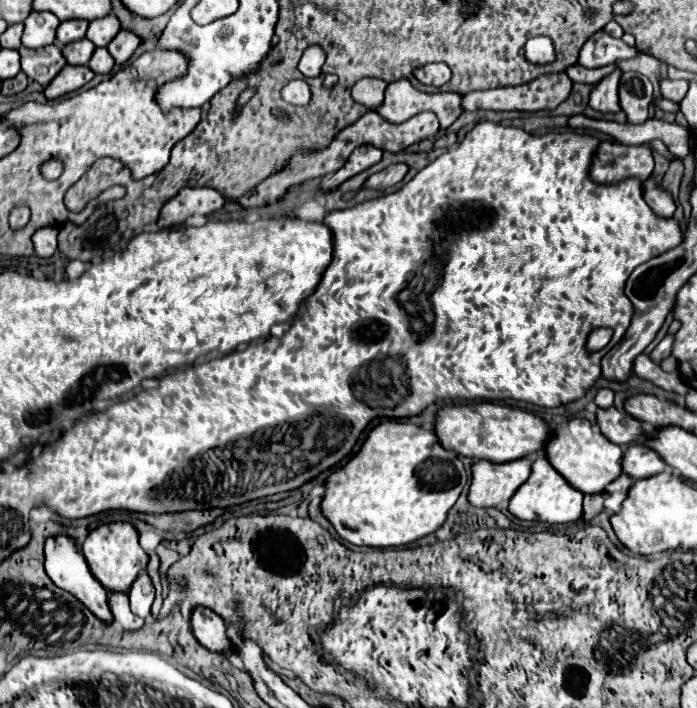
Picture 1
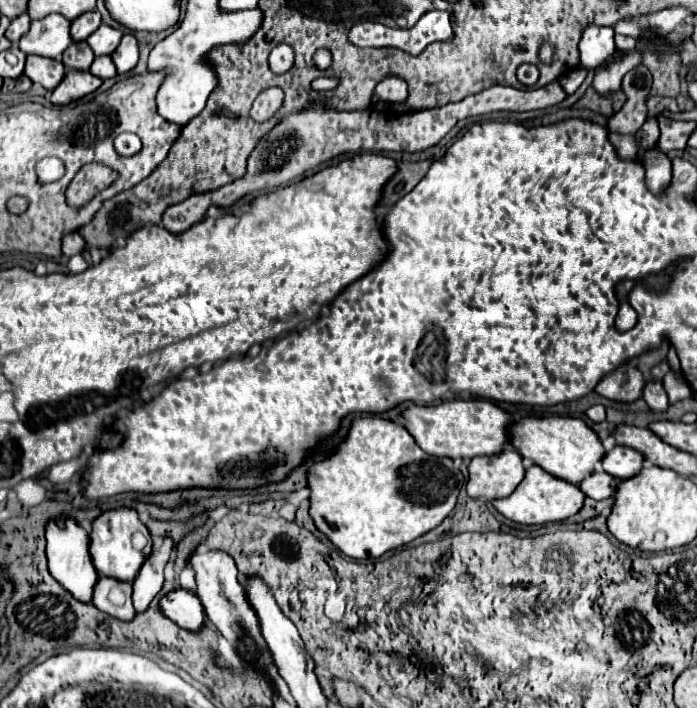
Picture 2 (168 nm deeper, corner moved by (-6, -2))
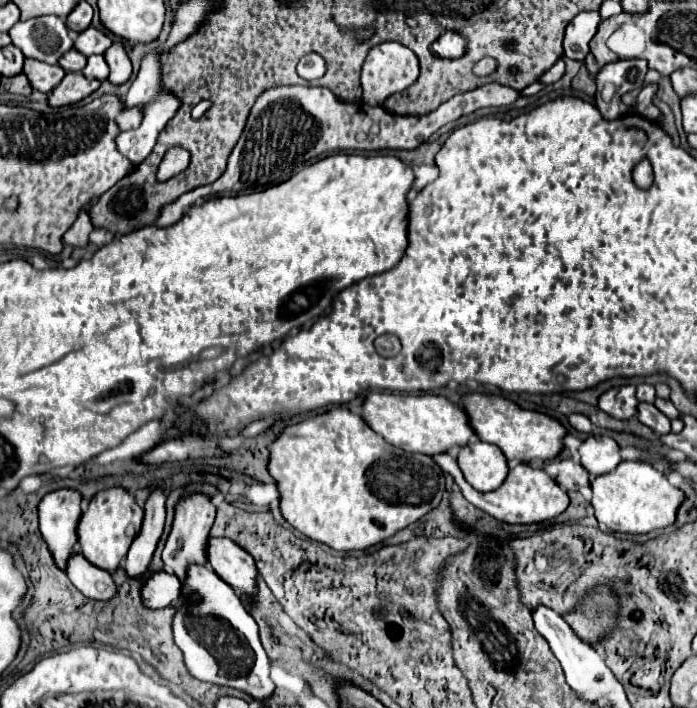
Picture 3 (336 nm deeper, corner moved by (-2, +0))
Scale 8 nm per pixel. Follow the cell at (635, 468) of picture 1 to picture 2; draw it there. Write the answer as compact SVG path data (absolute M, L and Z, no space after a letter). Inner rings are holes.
M616 446L614 450L610 450L604 456L602 466L610 476L614 476L618 480L628 480L644 468L644 460L646 458L642 458L642 454L638 454L638 450L634 450L634 448Z

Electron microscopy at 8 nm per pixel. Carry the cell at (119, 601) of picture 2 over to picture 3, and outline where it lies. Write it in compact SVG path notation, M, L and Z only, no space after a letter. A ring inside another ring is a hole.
M78 548L74 550L74 558L66 560L66 576L84 596L94 600L110 600L116 592L110 572L90 564Z

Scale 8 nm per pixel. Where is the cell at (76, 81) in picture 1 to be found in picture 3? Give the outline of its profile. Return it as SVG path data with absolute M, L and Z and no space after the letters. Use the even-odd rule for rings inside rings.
M68 72L62 82L48 94L50 106L68 106L84 100L100 88L100 82L86 78L82 72Z

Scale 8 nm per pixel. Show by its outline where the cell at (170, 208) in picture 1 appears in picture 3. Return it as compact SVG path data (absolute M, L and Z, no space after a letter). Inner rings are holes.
M484 84L466 94L456 94L438 110L424 116L400 116L384 110L382 106L374 108L366 104L366 112L356 102L338 100L328 88L310 88L310 86L274 86L262 92L252 106L252 112L246 120L242 136L234 146L226 172L208 186L200 186L182 194L176 202L170 202L162 208L158 226L172 226L184 216L184 212L198 200L206 196L216 196L220 192L242 192L242 176L246 172L246 192L266 190L272 184L280 184L304 168L310 160L322 154L336 150L414 150L420 144L448 122L458 120L464 114L472 114L484 106L508 106L520 94L502 84Z

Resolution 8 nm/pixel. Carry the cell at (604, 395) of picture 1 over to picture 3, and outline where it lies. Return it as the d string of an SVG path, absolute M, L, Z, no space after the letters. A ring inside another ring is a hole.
M570 414L568 416L568 424L574 430L578 430L578 432L584 432L584 434L590 434L592 432L592 422L586 416L582 416L582 414Z

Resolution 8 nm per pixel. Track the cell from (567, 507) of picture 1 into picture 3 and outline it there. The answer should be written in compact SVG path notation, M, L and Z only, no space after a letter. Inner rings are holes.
M448 453L438 454L434 456L434 462L442 468L446 473L449 473L455 480L455 483L460 486L462 496L474 504L476 508L484 510L486 514L494 516L496 520L508 522L508 524L534 524L534 522L542 522L546 518L554 518L558 514L562 514L566 510L566 506L570 504L568 494L544 472L544 470L532 470L526 464L518 464L516 468L512 468L506 476L506 480L502 482L500 488L496 488L494 492L478 492L474 490L466 480L460 470L457 461Z

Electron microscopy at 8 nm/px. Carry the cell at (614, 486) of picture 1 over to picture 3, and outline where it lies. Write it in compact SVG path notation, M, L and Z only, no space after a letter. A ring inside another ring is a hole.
M558 460L558 474L554 480L566 492L570 490L578 490L582 494L590 492L590 478L588 478L588 472L580 466L580 462Z

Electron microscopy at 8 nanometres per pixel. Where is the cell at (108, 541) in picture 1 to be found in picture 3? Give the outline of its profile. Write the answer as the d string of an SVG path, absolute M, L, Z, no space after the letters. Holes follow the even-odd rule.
M124 488L100 490L88 502L88 508L82 512L80 522L76 526L80 552L90 564L108 572L116 570L120 564L120 558L126 556L132 540L136 538L142 526L142 518L144 518L144 510L134 502L132 494L128 494Z

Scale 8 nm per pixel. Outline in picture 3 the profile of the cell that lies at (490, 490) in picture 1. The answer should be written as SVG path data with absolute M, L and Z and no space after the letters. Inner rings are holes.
M480 440L462 446L456 460L466 482L480 492L496 490L508 474L506 456L502 454L502 450Z

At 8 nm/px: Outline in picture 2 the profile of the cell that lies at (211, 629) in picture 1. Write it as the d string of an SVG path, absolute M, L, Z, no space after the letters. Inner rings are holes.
M174 590L160 600L162 612L174 620L178 626L194 632L200 630L206 622L206 612L202 610L202 602L196 594L186 590Z

